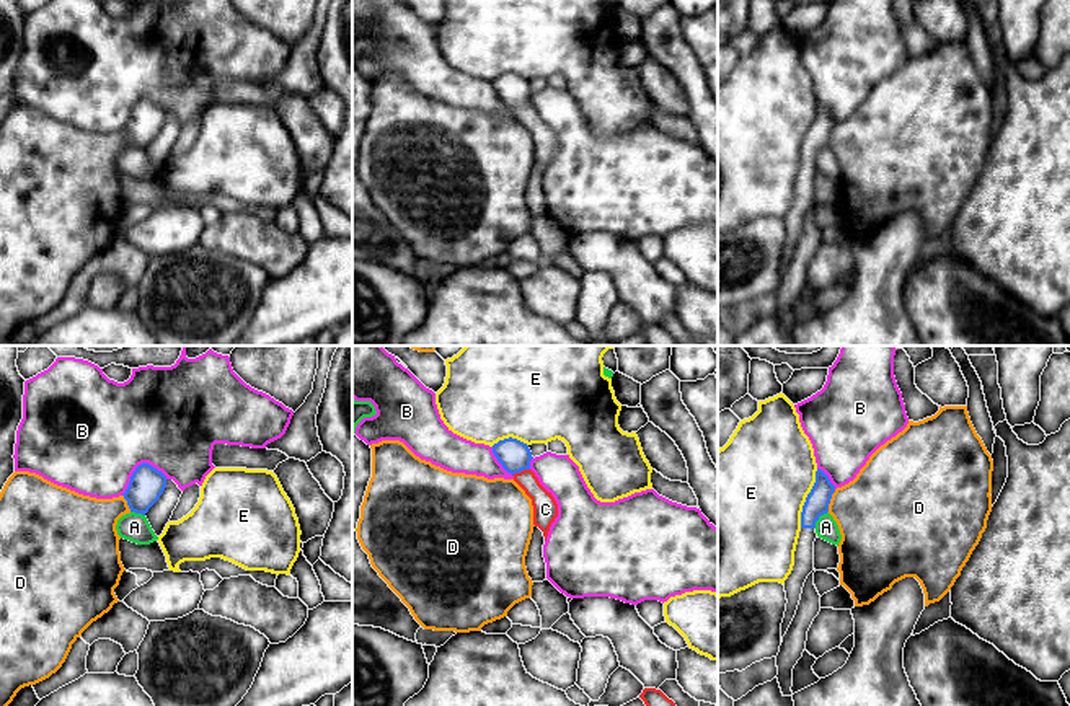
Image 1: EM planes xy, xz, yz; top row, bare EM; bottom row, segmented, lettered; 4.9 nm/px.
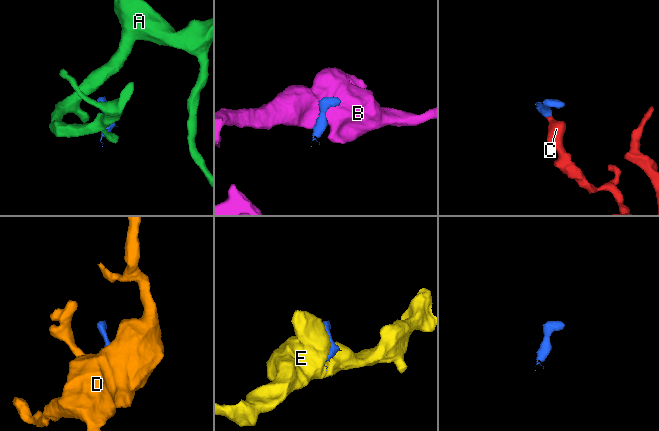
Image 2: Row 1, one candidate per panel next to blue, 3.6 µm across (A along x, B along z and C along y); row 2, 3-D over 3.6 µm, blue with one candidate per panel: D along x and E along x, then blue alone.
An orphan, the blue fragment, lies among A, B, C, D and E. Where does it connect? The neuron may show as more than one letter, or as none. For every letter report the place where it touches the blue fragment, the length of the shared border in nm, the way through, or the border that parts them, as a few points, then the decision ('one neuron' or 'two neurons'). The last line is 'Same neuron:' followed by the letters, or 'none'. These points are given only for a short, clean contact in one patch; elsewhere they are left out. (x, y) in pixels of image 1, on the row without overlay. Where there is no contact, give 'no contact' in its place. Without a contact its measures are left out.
A: meets blue in yz at (817, 154); contact 110 nm long; border along yz (827, 145), (814, 162); two neurons
B: meets blue in xy at (137, 101); contact 240 nm long; two neurons
C: meets blue in xz at (521, 105); contact 90 nm long; runs through xz (514, 90), (521, 105), (540, 131), (545, 144); one neuron
D: meets blue in yz at (829, 136); contact 120 nm long; border along yz (835, 124), (827, 145); two neurons
E: meets blue in yz at (806, 132); contact 300 nm long; two neurons
Same neuron: C

